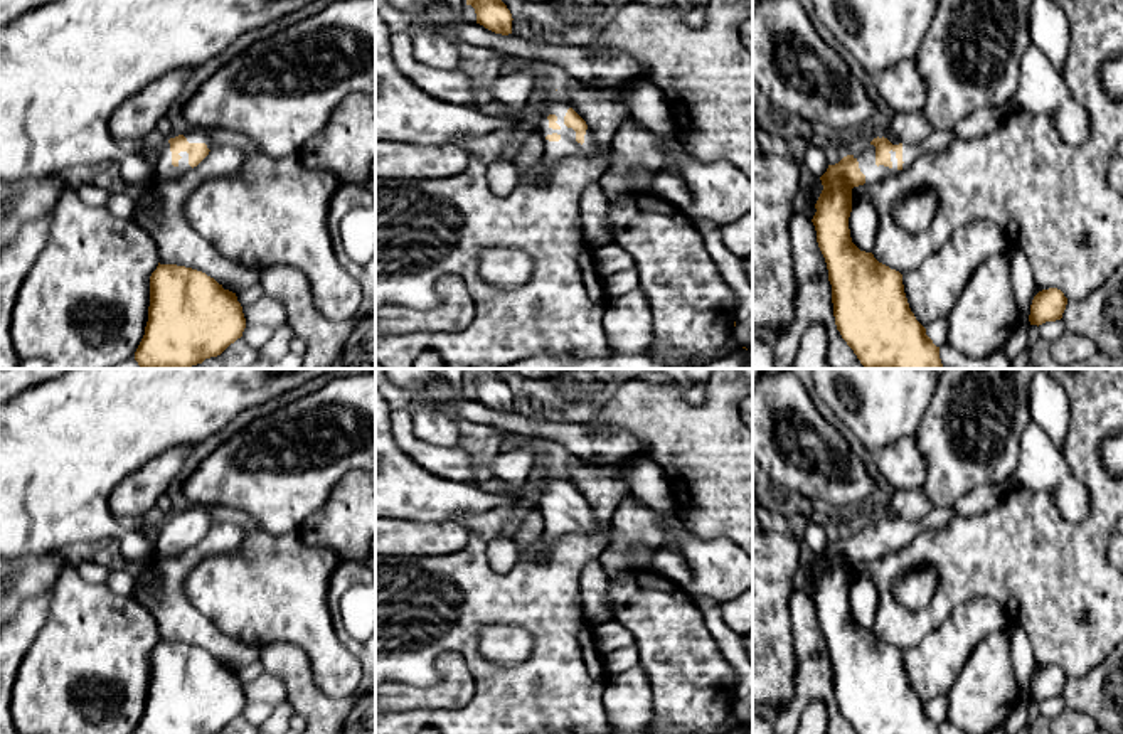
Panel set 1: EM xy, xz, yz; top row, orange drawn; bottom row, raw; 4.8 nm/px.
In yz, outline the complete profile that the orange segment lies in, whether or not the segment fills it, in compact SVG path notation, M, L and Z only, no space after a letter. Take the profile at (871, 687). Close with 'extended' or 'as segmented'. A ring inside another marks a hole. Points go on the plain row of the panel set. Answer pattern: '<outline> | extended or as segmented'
M933 507L929 515L919 522L904 520L892 512L877 513L838 540L828 542L820 554L823 567L815 581L817 589L812 599L828 646L837 707L857 734L939 734L939 724L926 712L926 705L909 685L902 652L852 620L849 594L854 564L881 559L907 545L923 529L945 527L955 517L953 507Z | extended

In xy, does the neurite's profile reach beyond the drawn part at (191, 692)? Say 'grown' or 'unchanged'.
unchanged

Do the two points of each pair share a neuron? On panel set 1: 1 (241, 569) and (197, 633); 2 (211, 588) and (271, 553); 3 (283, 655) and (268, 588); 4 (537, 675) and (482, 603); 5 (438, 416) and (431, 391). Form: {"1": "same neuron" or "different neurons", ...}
{"1": "different neurons", "2": "same neuron", "3": "different neurons", "4": "same neuron", "5": "same neuron"}

